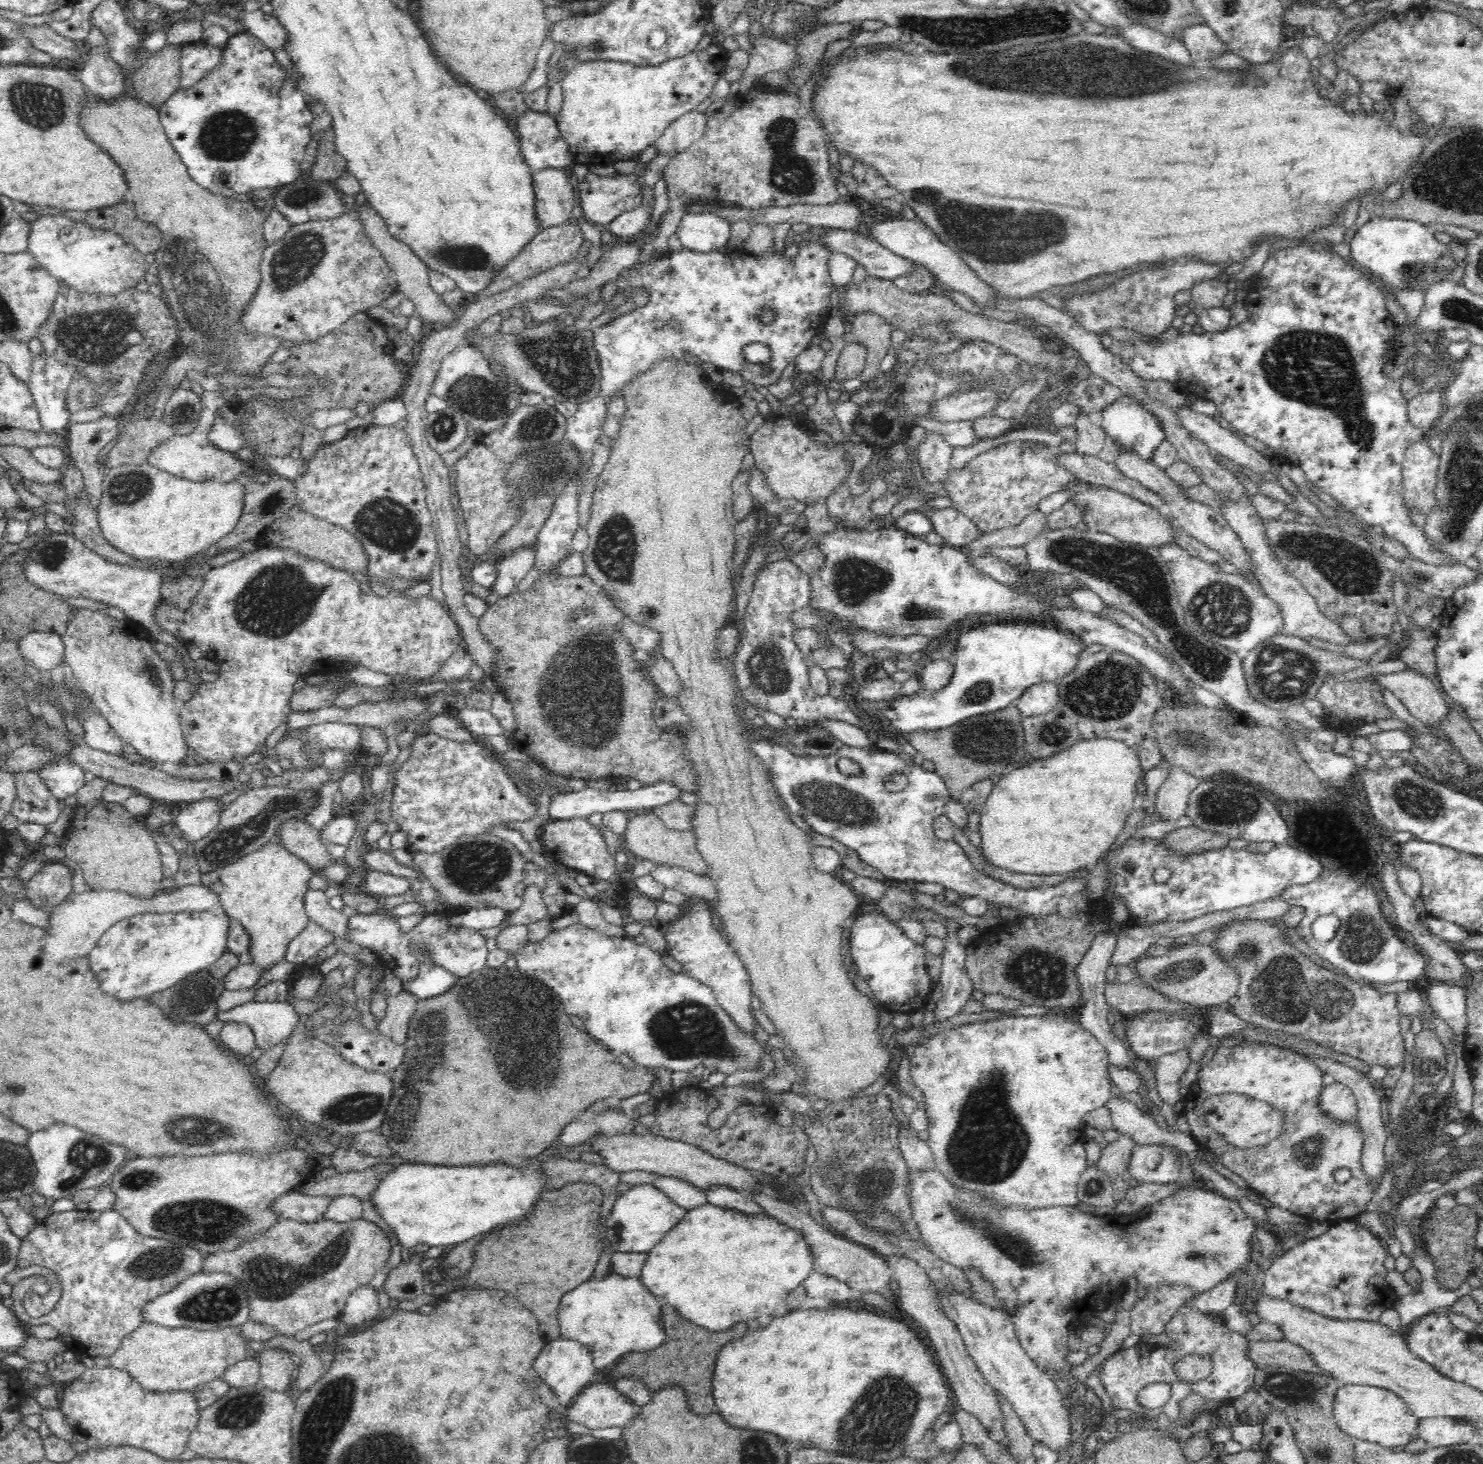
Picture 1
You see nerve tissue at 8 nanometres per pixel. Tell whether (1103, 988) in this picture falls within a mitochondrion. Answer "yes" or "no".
no

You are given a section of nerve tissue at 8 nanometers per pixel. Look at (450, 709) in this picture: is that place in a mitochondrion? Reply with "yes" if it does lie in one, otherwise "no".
no

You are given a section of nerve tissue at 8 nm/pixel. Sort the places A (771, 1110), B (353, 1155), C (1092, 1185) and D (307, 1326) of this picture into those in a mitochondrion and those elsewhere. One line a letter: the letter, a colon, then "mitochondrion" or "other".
A: other
B: other
C: mitochondrion
D: other

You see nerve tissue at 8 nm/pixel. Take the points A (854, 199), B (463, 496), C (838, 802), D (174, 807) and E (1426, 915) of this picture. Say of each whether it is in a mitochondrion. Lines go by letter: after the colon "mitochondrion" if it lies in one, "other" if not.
A: other
B: other
C: mitochondrion
D: other
E: other

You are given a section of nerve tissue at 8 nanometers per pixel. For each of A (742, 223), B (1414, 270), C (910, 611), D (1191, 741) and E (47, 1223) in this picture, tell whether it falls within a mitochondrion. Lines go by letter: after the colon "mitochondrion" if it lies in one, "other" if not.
A: other
B: mitochondrion
C: mitochondrion
D: mitochondrion
E: other

